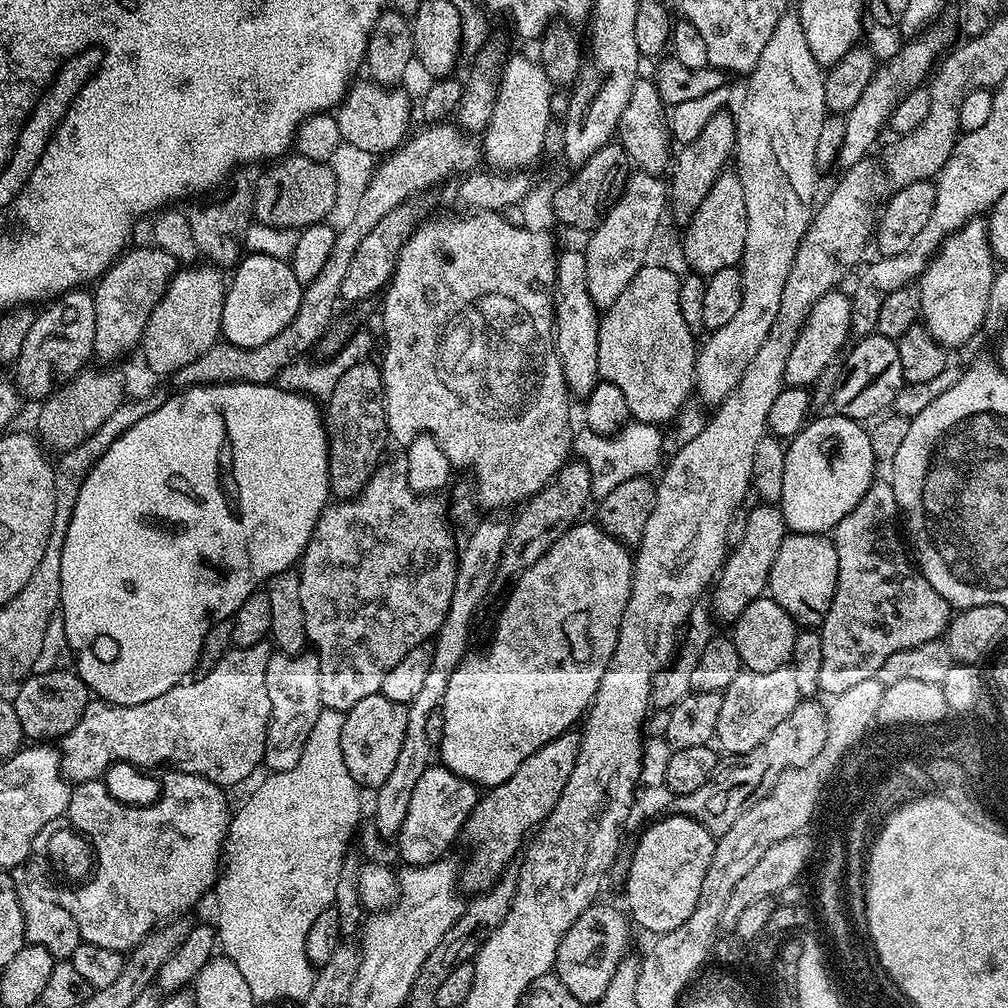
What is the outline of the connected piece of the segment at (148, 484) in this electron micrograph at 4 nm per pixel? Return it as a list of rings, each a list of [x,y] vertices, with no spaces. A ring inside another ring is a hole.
[[[201,384],[177,393],[161,408],[160,405],[153,407],[146,418],[131,424],[89,470],[62,546],[60,608],[68,648],[76,655],[74,668],[80,679],[109,704],[141,704],[181,683],[189,675],[187,672],[197,667],[202,642],[212,626],[235,616],[238,606],[242,606],[252,592],[276,573],[289,571],[303,557],[312,541],[312,531],[330,499],[328,430],[321,409],[319,412],[312,401],[315,399],[272,384]]]

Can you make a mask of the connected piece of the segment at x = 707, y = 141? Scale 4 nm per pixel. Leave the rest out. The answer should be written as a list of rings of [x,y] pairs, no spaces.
[[[722,110],[714,114],[714,118],[702,130],[702,134],[694,138],[694,142],[685,144],[679,149],[680,157],[678,152],[674,160],[676,173],[672,176],[672,184],[670,180],[670,200],[671,203],[672,200],[676,203],[676,220],[680,226],[687,226],[690,223],[692,213],[698,210],[698,206],[702,206],[702,198],[710,194],[714,182],[729,167],[728,159],[730,161],[733,159],[736,150],[737,123],[737,117],[732,117],[728,110]]]

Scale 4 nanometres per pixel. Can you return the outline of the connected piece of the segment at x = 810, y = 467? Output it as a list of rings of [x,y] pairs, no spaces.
[[[839,414],[832,416],[820,416],[816,421],[805,423],[804,427],[791,437],[790,443],[784,449],[786,466],[782,476],[782,494],[778,501],[778,507],[784,515],[784,521],[792,532],[818,532],[828,534],[835,529],[838,522],[866,494],[869,485],[872,484],[874,473],[878,468],[874,452],[870,450],[869,429],[863,423],[851,420]]]

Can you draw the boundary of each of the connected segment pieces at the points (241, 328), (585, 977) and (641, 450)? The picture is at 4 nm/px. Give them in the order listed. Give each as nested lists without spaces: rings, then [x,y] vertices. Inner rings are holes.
[[[248,254],[235,269],[236,281],[231,281],[230,306],[225,307],[222,336],[227,343],[240,348],[253,348],[270,342],[300,311],[302,281],[292,273],[288,260],[279,260],[259,254]]]
[[[591,904],[562,938],[558,957],[559,983],[564,984],[574,994],[574,998],[581,1000],[585,1006],[591,1006],[602,998],[602,994],[606,994],[606,988],[610,986],[610,980],[614,978],[618,966],[629,955],[630,920],[625,913],[624,916],[612,904]]]
[[[629,422],[627,426],[614,436],[603,436],[597,432],[587,430],[577,431],[574,436],[574,452],[590,470],[592,479],[592,495],[599,498],[610,494],[614,486],[622,486],[622,482],[647,473],[652,460],[660,456],[664,448],[664,436],[659,427],[654,424],[641,424]]]

